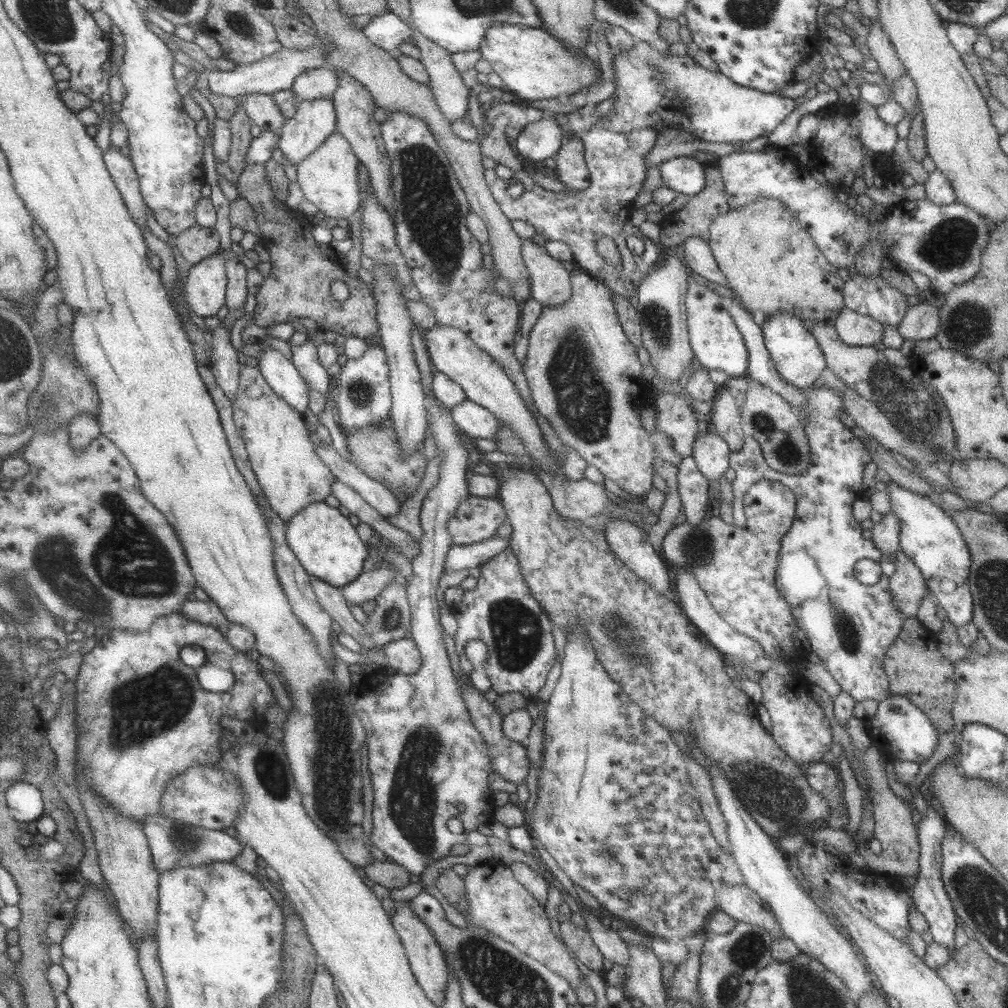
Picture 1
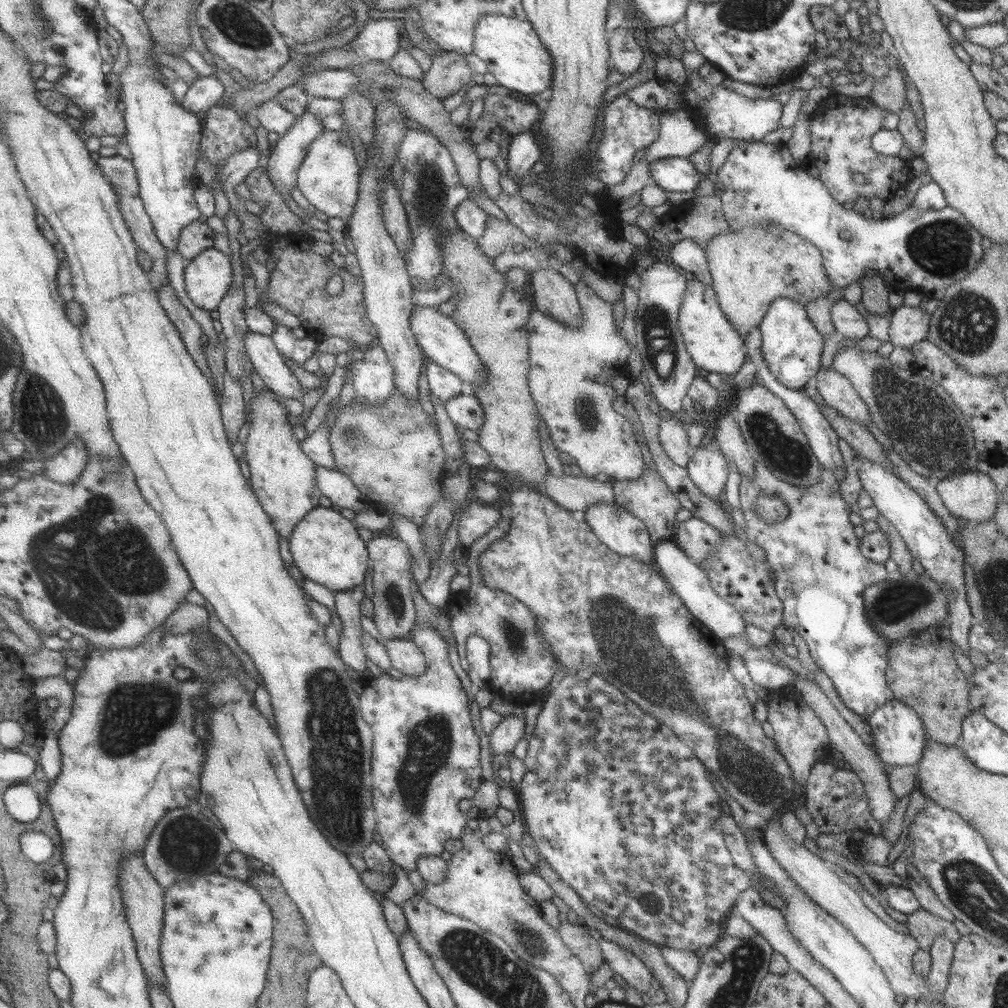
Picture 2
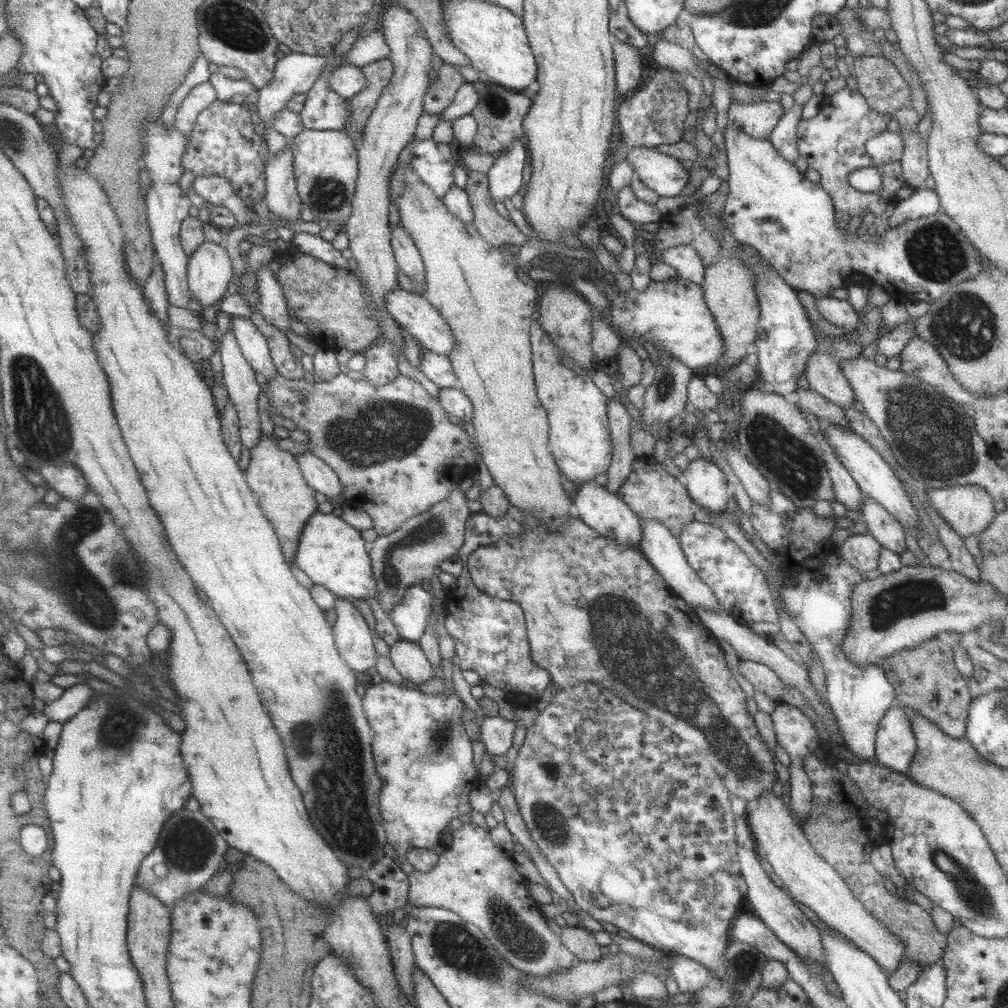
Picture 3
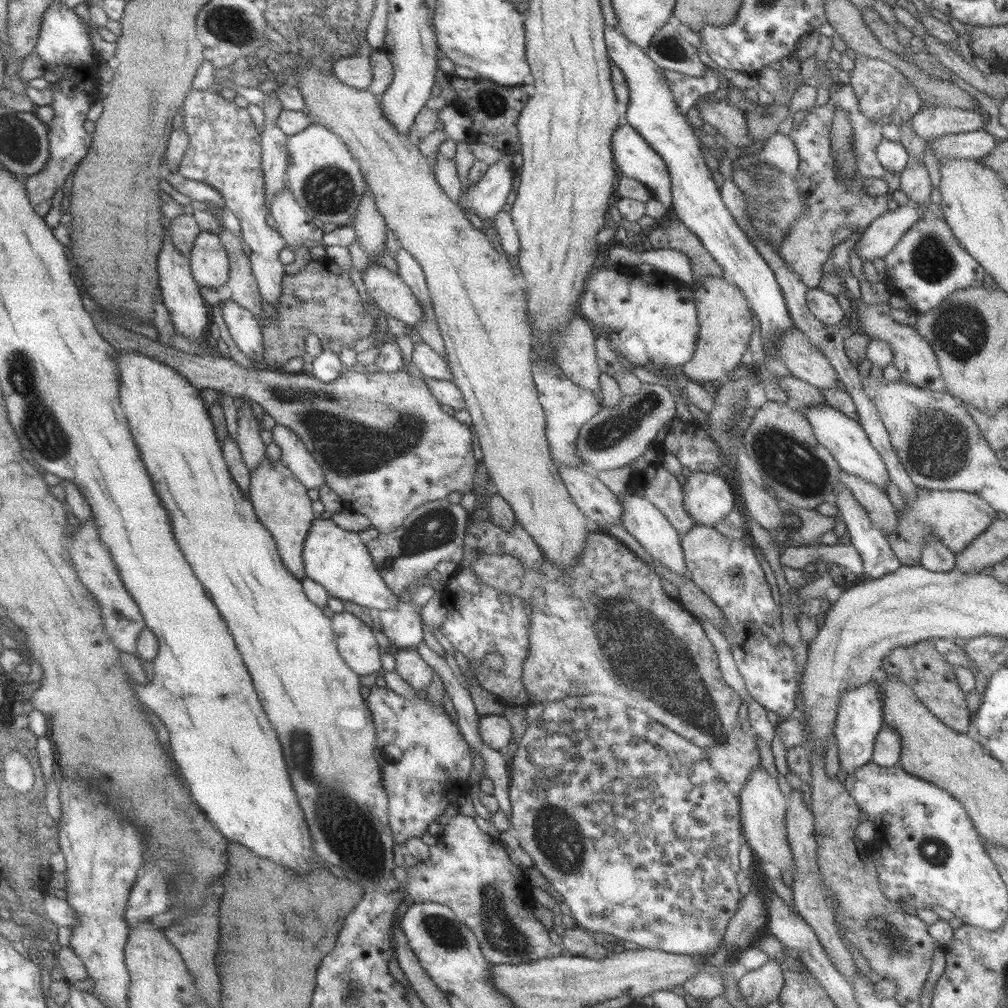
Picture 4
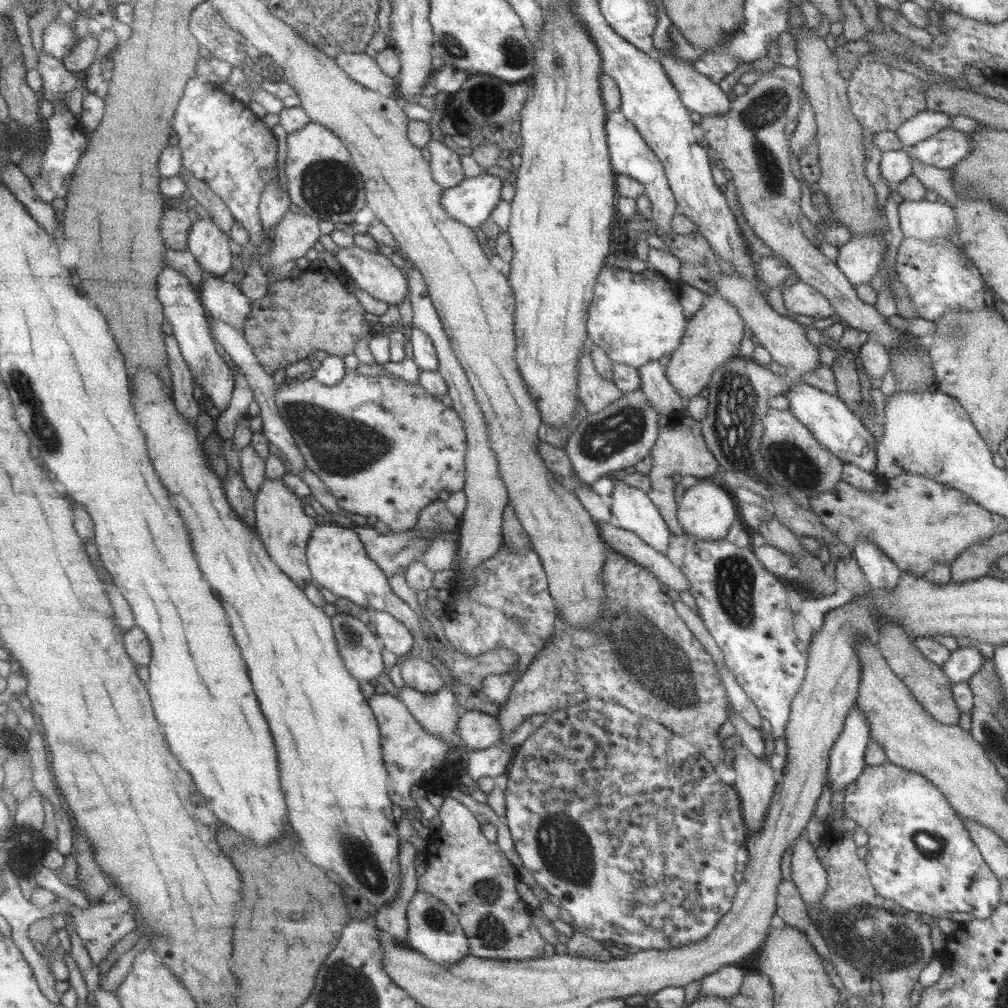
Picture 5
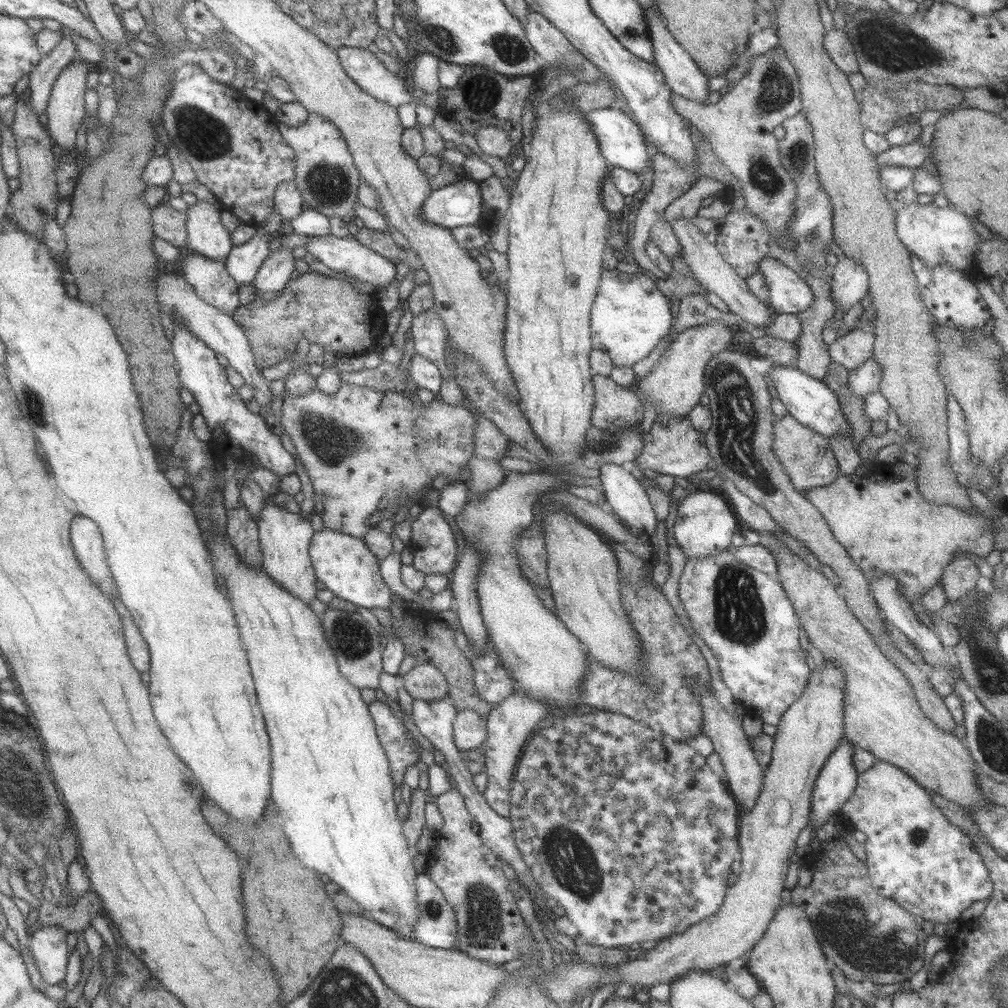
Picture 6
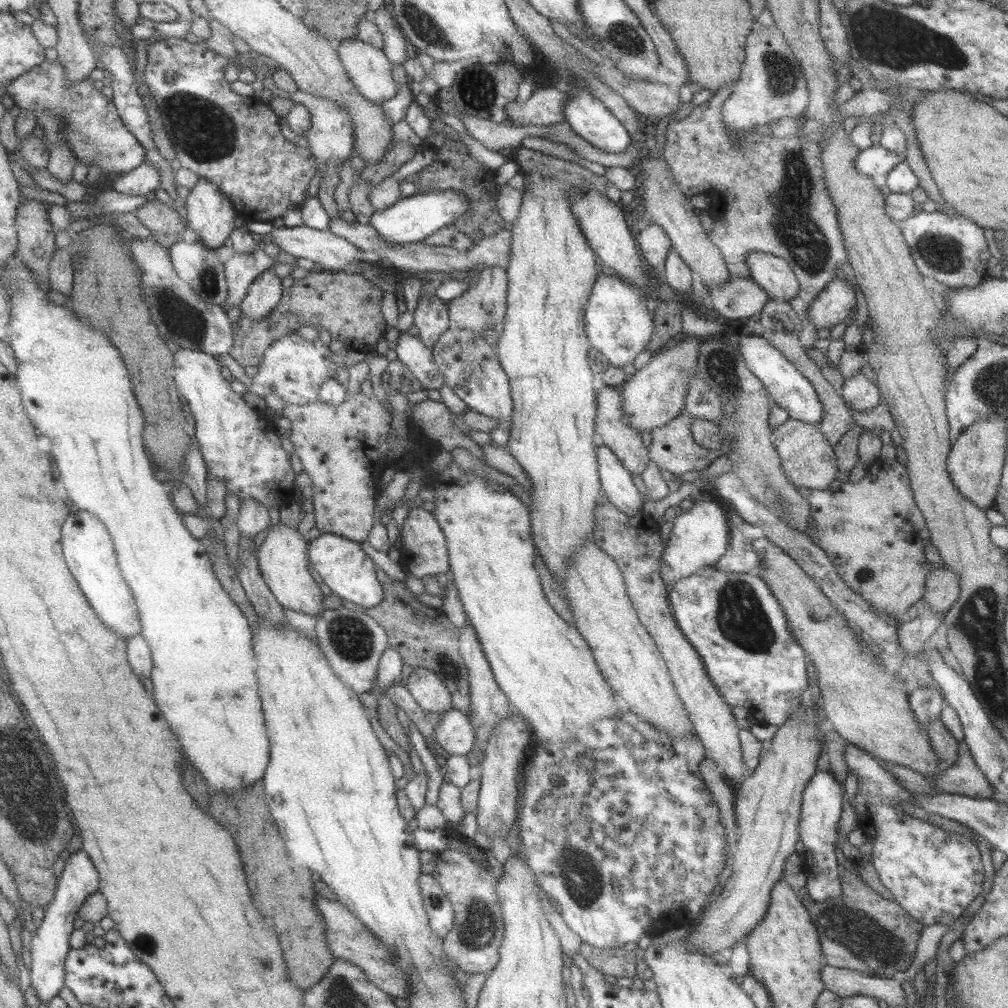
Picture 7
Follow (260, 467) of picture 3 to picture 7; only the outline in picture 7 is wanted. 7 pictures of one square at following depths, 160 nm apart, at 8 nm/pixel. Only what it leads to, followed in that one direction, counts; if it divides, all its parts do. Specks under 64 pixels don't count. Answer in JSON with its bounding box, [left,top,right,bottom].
[257,522,324,616]

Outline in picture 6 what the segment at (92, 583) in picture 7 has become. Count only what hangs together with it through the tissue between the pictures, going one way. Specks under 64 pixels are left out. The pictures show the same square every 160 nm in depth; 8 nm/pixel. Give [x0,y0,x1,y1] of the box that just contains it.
[71,514,118,598]

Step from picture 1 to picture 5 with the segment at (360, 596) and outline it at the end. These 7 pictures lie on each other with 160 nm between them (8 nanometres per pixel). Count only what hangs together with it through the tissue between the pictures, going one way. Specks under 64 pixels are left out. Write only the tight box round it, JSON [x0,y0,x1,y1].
[330,611,383,683]

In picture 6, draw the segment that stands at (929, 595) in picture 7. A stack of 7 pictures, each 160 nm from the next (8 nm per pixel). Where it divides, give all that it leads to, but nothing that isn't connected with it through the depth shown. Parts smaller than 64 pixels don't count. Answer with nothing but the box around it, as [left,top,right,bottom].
[940,558,978,602]

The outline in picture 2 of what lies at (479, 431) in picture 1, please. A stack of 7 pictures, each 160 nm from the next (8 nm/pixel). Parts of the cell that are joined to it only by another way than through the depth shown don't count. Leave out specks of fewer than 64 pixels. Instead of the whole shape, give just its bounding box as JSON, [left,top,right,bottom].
[444,394,484,430]

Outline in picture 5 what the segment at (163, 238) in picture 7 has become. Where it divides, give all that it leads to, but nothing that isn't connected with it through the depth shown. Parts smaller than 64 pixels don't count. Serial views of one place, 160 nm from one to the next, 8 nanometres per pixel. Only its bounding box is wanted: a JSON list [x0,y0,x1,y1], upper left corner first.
[158,208,191,249]

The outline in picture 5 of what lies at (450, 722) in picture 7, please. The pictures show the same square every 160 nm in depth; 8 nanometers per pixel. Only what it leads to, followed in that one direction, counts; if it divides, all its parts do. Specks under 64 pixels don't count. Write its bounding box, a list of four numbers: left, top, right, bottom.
[456,710,500,750]

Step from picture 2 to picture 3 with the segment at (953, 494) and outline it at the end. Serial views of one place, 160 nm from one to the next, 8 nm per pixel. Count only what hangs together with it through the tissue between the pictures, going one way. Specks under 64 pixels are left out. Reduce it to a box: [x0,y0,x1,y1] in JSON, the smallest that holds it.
[926,486,997,539]

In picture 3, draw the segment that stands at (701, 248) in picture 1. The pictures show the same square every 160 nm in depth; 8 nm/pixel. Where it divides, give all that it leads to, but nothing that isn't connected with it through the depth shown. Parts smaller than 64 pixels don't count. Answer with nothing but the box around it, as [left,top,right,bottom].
[661,244,706,285]

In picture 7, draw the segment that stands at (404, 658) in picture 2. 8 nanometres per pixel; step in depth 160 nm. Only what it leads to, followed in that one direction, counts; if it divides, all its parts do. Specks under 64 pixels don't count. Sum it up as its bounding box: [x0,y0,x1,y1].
[402,668,452,713]

